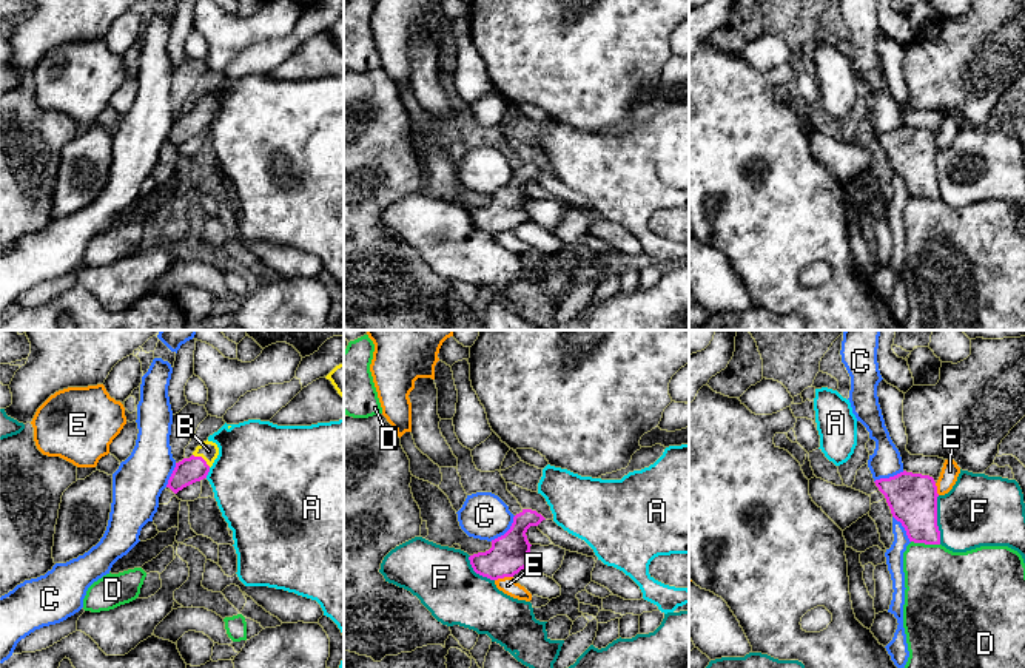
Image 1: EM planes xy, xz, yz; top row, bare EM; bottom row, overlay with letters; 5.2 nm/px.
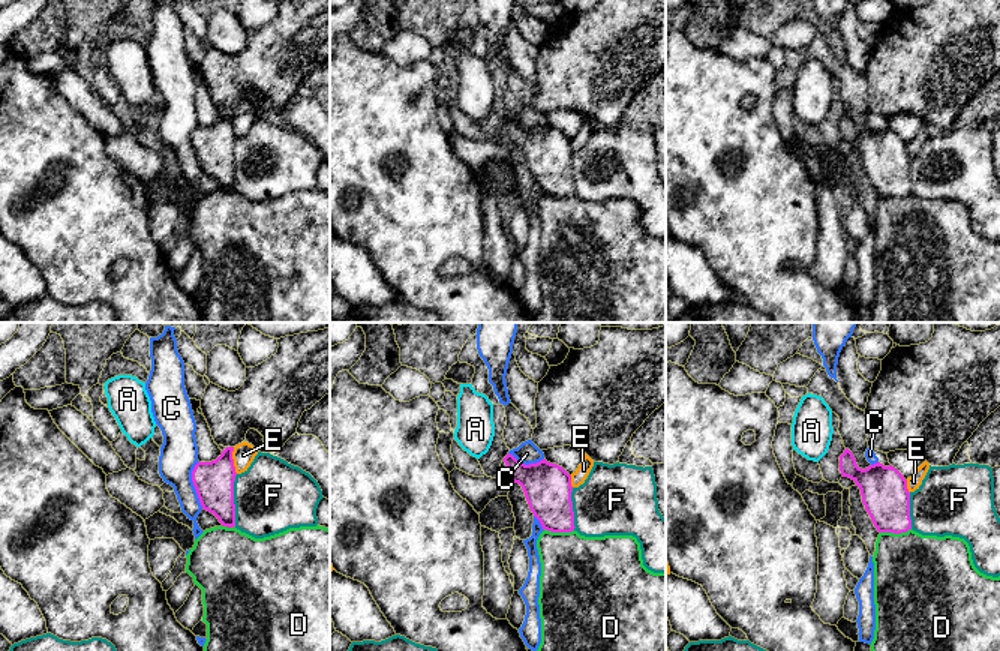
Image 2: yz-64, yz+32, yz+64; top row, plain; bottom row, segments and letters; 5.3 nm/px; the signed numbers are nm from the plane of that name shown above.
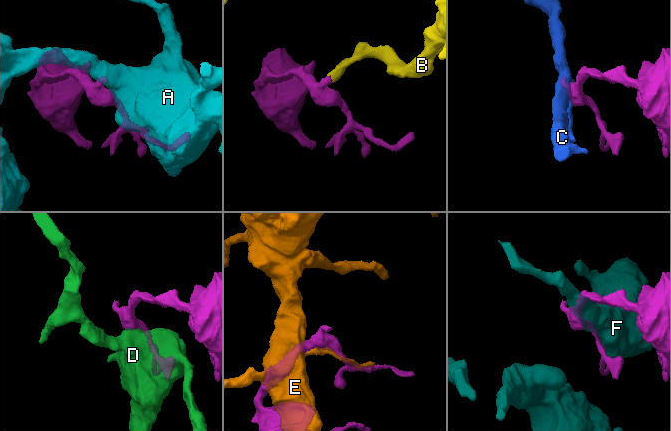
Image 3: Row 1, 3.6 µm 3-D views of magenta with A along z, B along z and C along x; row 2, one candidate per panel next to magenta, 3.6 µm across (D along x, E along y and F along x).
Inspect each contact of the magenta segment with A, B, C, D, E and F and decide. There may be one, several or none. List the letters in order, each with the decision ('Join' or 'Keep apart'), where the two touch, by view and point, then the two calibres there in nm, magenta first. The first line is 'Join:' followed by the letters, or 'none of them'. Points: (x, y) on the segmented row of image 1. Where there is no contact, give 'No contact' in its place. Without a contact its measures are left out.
Join: B
A: Keep apart. Touches magenta at xy (208, 471). Thickness 140 nm (magenta) against 460 nm
B: Join. Touches magenta at xy (202, 458). Thickness 140 nm (magenta) against 100 nm
C: Keep apart. Touches magenta at xz (507, 531). Thickness 200 nm (magenta) against 240 nm
D: Keep apart. Touches magenta at yz (925, 543). Thickness 260 nm (magenta) against 380 nm
E: Keep apart. Touches magenta at xz (503, 577). Thickness 200 nm (magenta) against 90 nm
F: Keep apart. Touches magenta at yz (936, 520). Thickness 260 nm (magenta) against 360 nm

